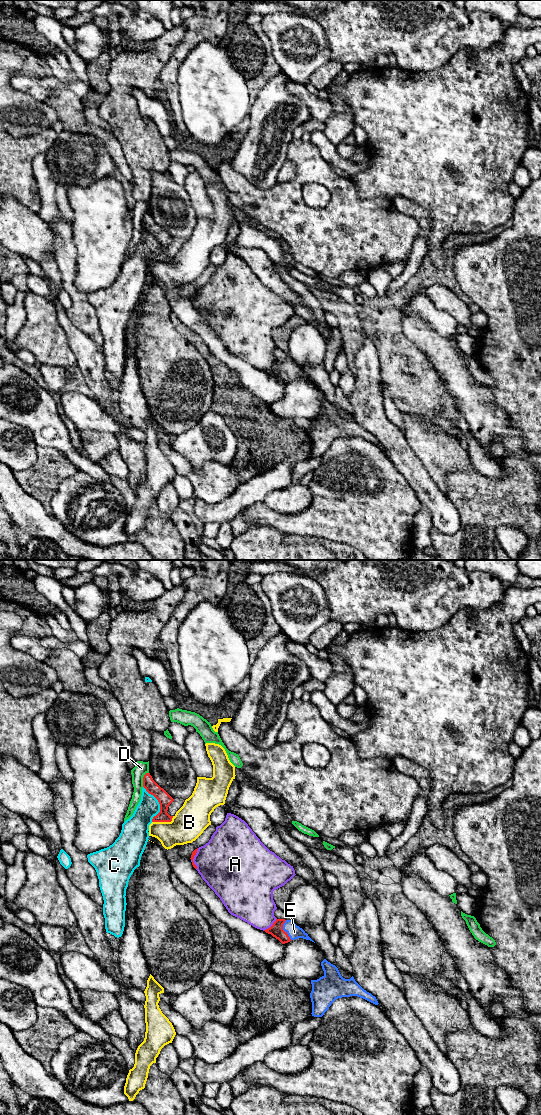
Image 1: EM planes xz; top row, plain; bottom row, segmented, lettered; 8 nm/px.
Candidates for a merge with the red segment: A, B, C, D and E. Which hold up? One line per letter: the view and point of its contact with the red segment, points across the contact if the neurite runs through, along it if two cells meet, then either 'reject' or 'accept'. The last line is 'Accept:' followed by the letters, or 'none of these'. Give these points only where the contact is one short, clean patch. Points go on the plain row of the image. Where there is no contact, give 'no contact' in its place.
A: xz (193, 298) | reject
B: xz (163, 261) | along xz (173, 256), (170, 261), (152, 262) | reject
C: xz (159, 243) | reject
D: xz (143, 219) | along xz (148, 212), (143, 217), (142, 226) | reject
E: xz (283, 370) | across xz (276, 370), (283, 370), (294, 372) | accept
Accept: E

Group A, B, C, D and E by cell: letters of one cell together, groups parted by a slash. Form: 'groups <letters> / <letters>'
groups A / B / C / D / E

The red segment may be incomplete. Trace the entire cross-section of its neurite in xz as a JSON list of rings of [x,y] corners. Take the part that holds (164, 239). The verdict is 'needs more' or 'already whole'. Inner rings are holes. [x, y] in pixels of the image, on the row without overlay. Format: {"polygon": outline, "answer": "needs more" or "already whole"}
{"polygon": [[[150,213],[144,215],[143,227],[149,234],[153,235],[160,244],[160,252],[153,257],[152,262],[171,262],[173,256],[170,256],[167,250],[174,239],[153,220]]], "answer": "already whole"}

